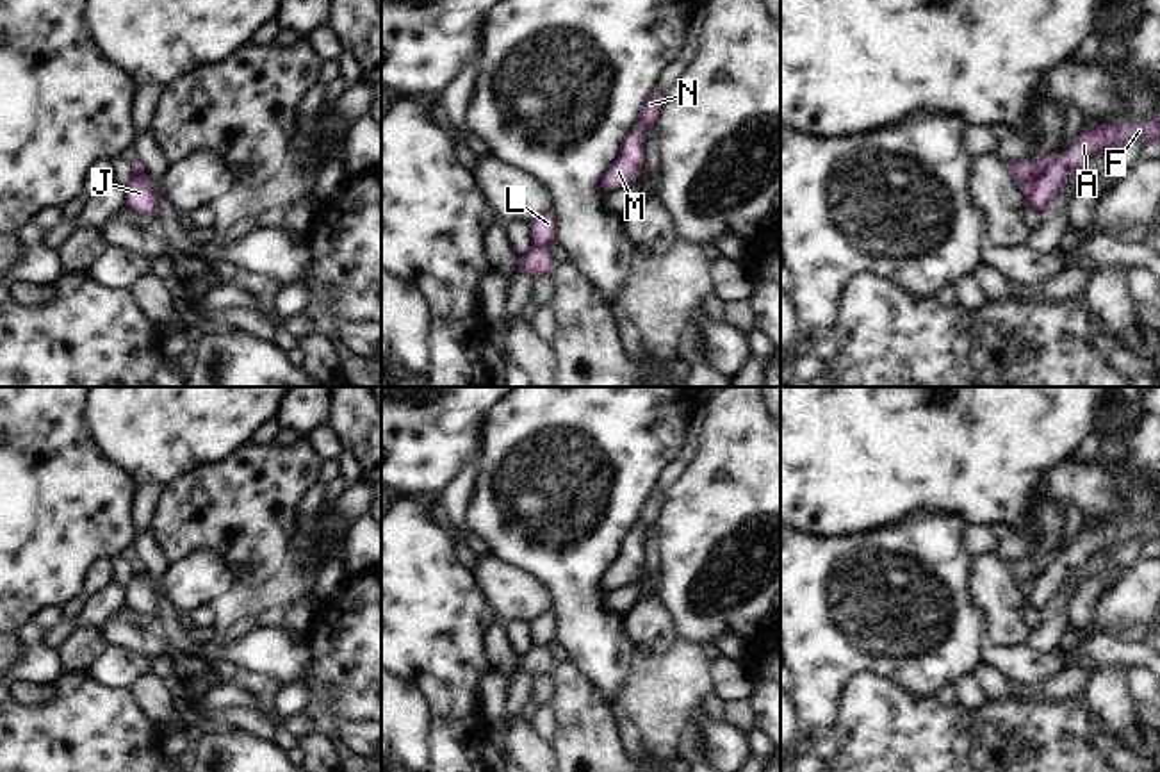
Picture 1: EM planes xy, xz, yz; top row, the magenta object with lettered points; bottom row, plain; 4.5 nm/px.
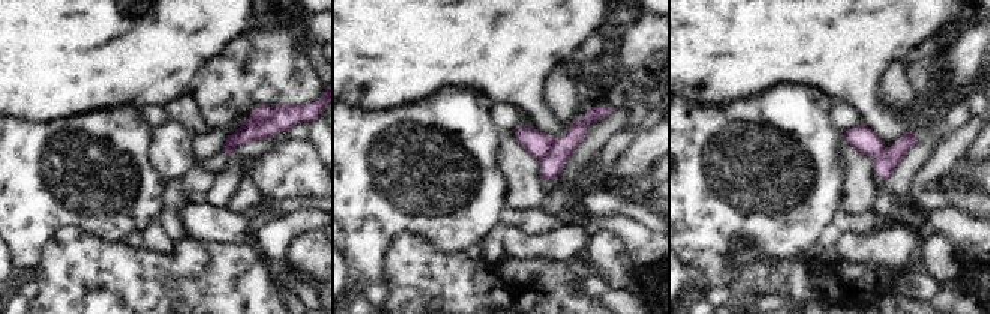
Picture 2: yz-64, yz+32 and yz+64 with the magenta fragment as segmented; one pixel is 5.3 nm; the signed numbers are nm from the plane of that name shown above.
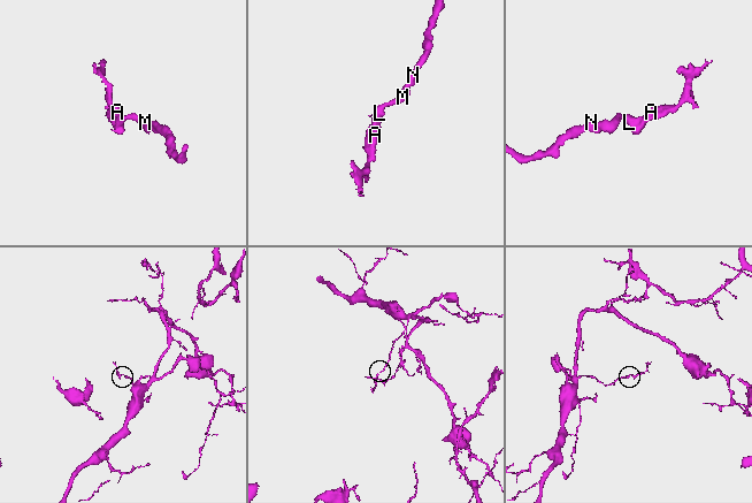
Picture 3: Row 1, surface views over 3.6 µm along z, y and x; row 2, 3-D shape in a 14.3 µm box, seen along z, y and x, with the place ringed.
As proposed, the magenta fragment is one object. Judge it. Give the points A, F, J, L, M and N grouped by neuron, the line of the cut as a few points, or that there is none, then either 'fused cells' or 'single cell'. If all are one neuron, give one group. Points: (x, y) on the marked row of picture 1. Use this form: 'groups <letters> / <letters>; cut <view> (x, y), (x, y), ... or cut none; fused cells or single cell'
groups A F J / L M N; cut yz (1055, 157), (1037, 180), (1027, 205); fused cells

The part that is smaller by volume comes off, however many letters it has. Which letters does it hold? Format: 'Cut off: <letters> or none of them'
Cut off: A, F, J

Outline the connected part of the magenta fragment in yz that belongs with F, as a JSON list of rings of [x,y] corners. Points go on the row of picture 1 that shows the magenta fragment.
[[[1128,121],[1121,125],[1085,125],[1080,137],[1044,169],[1030,196],[1028,209],[1042,212],[1048,203],[1064,189],[1066,182],[1087,164],[1087,160],[1110,148],[1124,148],[1130,141],[1148,137],[1149,144],[1160,139],[1160,123],[1148,121],[1142,125],[1131,125]]]

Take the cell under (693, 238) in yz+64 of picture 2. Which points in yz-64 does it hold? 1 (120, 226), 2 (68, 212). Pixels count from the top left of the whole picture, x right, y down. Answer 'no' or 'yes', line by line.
1: yes
2: yes

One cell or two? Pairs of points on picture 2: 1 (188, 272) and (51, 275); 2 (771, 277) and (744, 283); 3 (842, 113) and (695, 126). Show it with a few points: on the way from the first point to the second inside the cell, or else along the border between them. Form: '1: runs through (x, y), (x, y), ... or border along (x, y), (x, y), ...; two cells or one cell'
1: runs through (153, 275), (86, 275); one cell
2: runs through (765, 277), (750, 277); one cell
3: border along (833, 107), (833, 123), (843, 132); two cells

